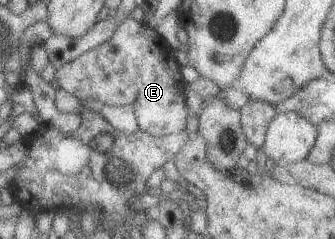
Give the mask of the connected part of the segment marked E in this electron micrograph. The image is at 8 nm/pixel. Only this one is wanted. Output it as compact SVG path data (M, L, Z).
M130 16L118 24L108 40L83 52L74 60L62 64L60 68L55 69L53 77L60 89L69 92L78 100L98 100L103 105L132 107L137 129L153 137L163 137L182 131L185 128L186 118L192 115L185 107L184 82L172 49L154 29Z

